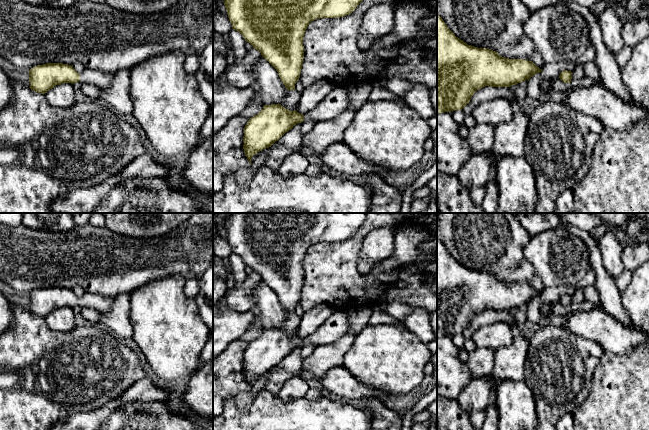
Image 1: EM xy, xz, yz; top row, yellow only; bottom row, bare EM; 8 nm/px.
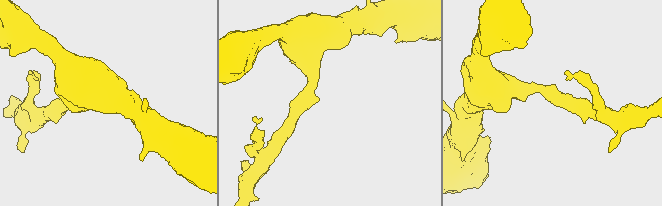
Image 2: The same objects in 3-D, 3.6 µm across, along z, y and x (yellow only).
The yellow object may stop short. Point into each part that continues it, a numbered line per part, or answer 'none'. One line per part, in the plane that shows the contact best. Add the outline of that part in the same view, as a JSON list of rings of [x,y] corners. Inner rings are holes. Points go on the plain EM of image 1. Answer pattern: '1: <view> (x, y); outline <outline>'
1: xy (101, 303); outline [[[85,293],[80,298],[82,307],[90,307],[96,309],[99,313],[104,313],[110,309],[115,297],[102,296],[93,293]]]

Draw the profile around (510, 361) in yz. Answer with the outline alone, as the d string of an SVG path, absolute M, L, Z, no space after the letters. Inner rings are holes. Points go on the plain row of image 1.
M524 335L495 351L493 375L498 381L522 381L526 377L526 360L530 341Z

